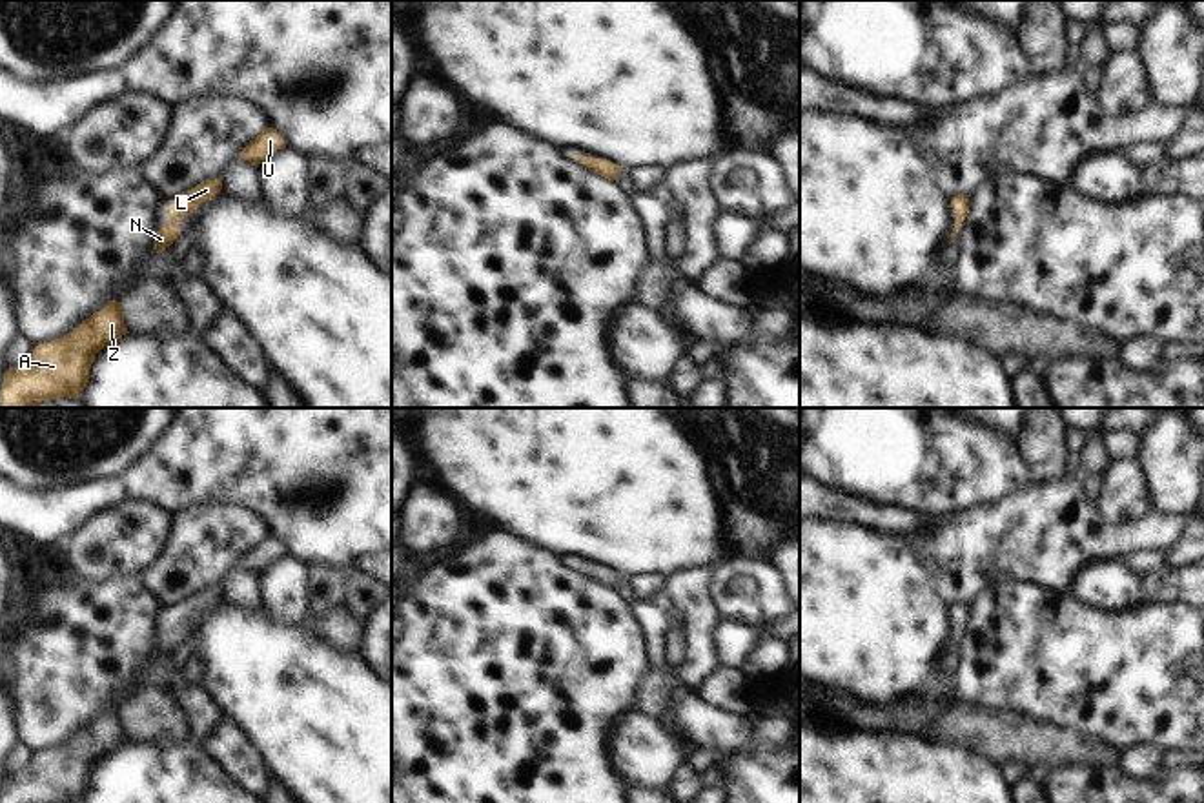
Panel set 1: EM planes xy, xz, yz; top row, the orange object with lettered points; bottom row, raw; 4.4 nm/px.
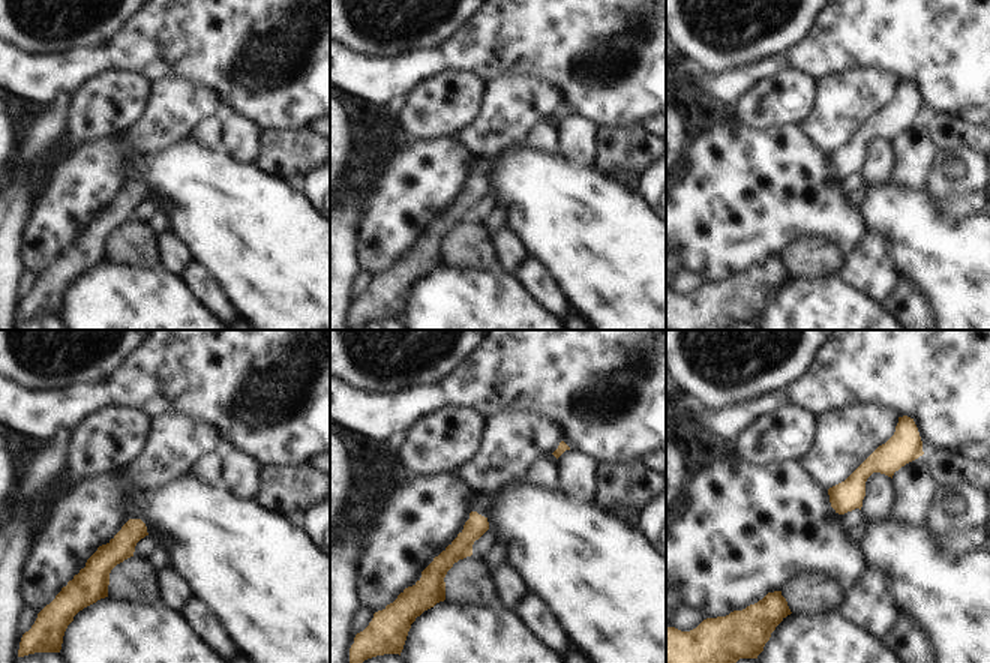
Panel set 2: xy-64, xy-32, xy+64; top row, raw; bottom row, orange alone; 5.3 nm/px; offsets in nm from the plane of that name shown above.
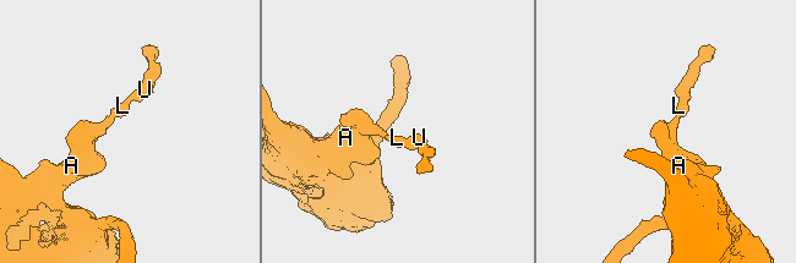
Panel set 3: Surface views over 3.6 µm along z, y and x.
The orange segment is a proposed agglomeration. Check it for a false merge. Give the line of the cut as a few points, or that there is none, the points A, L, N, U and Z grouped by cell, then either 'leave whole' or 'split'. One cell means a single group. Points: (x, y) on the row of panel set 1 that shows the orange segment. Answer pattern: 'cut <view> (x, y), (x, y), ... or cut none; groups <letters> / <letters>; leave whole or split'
cut none; groups A L N U Z; leave whole

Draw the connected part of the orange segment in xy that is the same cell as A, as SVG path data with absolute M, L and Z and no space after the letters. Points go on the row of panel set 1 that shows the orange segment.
M115 299L69 335L35 346L27 361L9 366L0 390L0 408L35 408L58 397L78 399L89 382L97 353L129 333Z

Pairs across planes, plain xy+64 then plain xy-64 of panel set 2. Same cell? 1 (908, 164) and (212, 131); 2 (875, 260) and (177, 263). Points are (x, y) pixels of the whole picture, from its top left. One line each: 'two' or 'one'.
1: two
2: two

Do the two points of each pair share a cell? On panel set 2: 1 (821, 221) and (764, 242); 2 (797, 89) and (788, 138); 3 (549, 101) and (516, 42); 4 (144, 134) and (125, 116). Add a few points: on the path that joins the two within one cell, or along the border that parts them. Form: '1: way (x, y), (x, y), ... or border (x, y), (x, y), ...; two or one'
1: way (807, 221), (785, 221), (777, 228); one
2: border (801, 123), (756, 129); two
3: border (503, 75), (540, 78), (555, 89), (563, 102); two
4: border (149, 93), (140, 120), (128, 132); two

